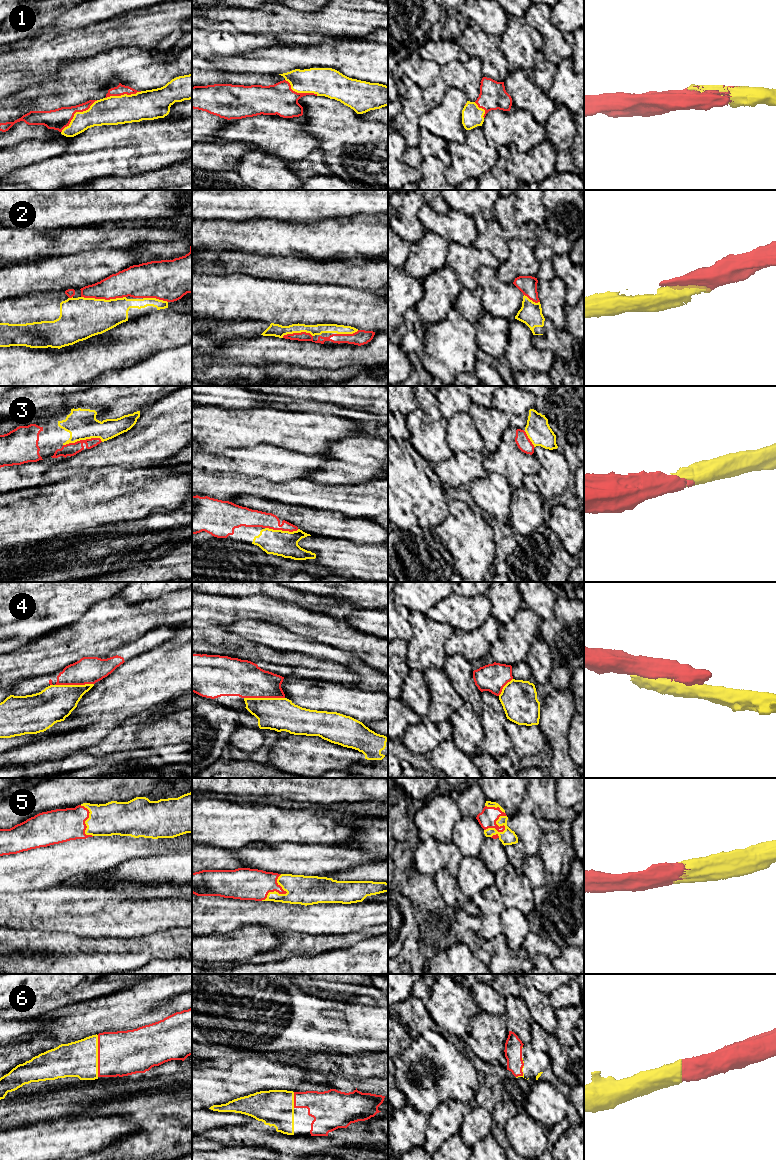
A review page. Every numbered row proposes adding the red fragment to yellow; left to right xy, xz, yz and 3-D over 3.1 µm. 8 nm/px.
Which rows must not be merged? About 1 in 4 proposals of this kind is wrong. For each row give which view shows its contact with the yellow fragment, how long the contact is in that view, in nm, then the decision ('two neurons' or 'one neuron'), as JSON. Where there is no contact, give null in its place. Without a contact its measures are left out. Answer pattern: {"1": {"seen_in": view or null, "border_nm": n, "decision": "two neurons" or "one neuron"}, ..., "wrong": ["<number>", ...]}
{"1": {"seen_in": "xy", "border_nm": 400, "decision": "one neuron"}, "2": {"seen_in": "xy", "border_nm": 360, "decision": "one neuron"}, "3": {"seen_in": "xy", "border_nm": 320, "decision": "one neuron"}, "4": {"seen_in": "xz", "border_nm": 320, "decision": "two neurons"}, "5": {"seen_in": "yz", "border_nm": 220, "decision": "one neuron"}, "6": {"seen_in": "xy", "border_nm": 340, "decision": "one neuron"}, "wrong": ["4"]}

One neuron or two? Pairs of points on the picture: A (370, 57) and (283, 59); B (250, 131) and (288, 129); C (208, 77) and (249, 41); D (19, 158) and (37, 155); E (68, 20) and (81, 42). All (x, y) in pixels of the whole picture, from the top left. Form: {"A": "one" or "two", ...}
{"A": "one", "B": "one", "C": "two", "D": "one", "E": "two"}

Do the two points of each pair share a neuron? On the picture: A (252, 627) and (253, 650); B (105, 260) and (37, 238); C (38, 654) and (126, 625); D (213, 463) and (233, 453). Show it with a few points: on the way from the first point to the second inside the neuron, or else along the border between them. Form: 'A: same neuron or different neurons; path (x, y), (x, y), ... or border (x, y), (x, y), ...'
A: different neurons; border (253, 641), (275, 650)
B: different neurons; border (102, 248), (58, 255), (56, 257)
C: same neuron; path (60, 648), (69, 648), (95, 625), (104, 625)
D: same neuron; path (218, 459), (223, 454), (228, 454)

